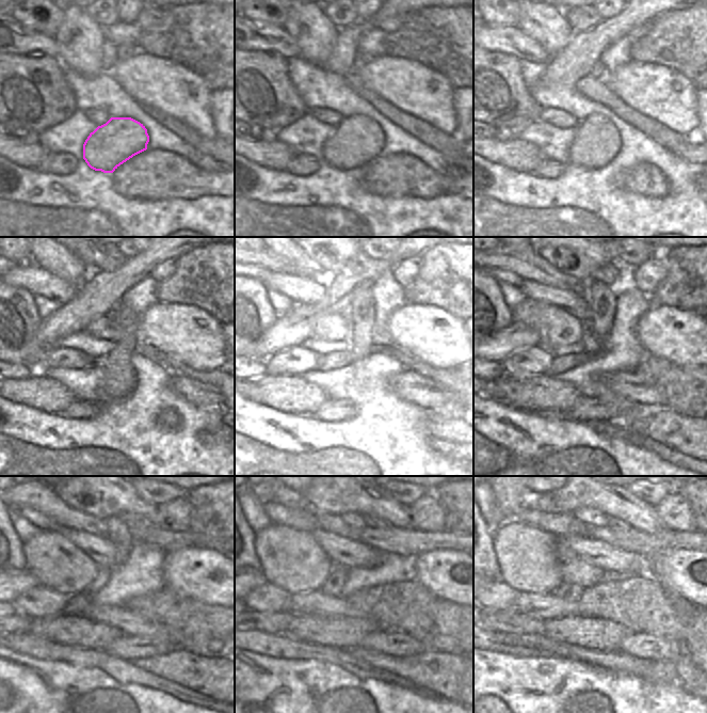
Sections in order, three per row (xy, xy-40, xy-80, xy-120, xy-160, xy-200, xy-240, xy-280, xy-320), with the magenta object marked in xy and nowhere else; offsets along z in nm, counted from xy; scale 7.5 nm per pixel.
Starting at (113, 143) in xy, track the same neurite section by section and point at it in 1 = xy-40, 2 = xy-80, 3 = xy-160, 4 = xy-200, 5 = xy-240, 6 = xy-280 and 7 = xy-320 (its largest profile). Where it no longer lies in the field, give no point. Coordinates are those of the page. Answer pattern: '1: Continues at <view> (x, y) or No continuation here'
1: Continues at xy-40 (357, 140)
2: Continues at xy-80 (597, 141)
3: Continues at xy-160 (362, 311)
4: Continues at xy-200 (601, 299)
5: Continues at xy-240 (118, 534)
6: Continues at xy-280 (355, 521)
7: Continues at xy-320 (593, 518).

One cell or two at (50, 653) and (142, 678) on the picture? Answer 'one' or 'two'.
one

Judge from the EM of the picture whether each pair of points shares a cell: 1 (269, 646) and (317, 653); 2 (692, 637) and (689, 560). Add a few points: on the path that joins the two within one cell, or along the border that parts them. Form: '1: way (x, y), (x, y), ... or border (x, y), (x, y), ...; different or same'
1: way (280, 647), (305, 651); same
2: border (671, 586), (695, 605); different

